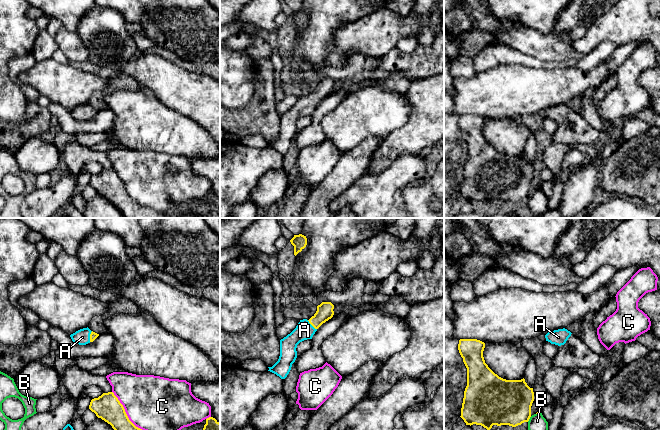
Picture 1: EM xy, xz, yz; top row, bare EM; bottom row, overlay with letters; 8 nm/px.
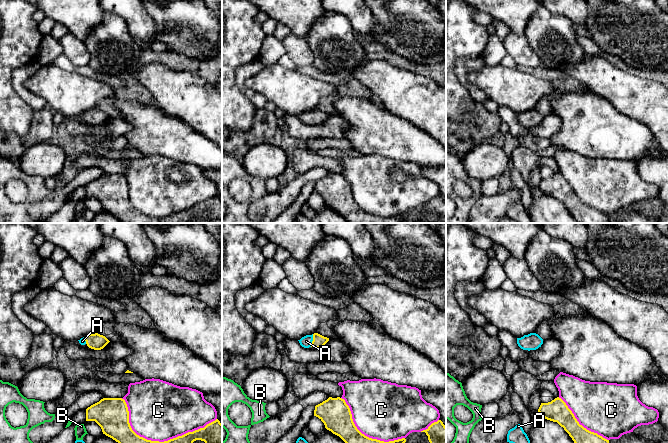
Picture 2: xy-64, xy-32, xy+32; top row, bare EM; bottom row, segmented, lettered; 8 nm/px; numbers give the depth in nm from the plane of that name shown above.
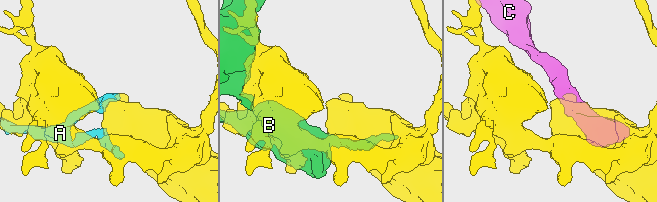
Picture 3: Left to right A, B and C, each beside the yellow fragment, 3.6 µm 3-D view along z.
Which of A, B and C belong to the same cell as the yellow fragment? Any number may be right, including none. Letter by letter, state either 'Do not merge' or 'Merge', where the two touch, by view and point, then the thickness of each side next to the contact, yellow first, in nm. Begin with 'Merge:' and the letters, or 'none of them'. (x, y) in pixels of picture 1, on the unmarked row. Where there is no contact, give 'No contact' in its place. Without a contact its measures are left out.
Merge: A
A: Merge. Touches yellow at xy (90, 112). Thickness 60 nm (yellow) against 130 nm
B: Do not merge. Touches yellow at yz (529, 194). Thickness 360 nm (yellow) against 160 nm
C: Do not merge. Touches yellow at xy (131, 198). Thickness 200 nm (yellow) against 460 nm

